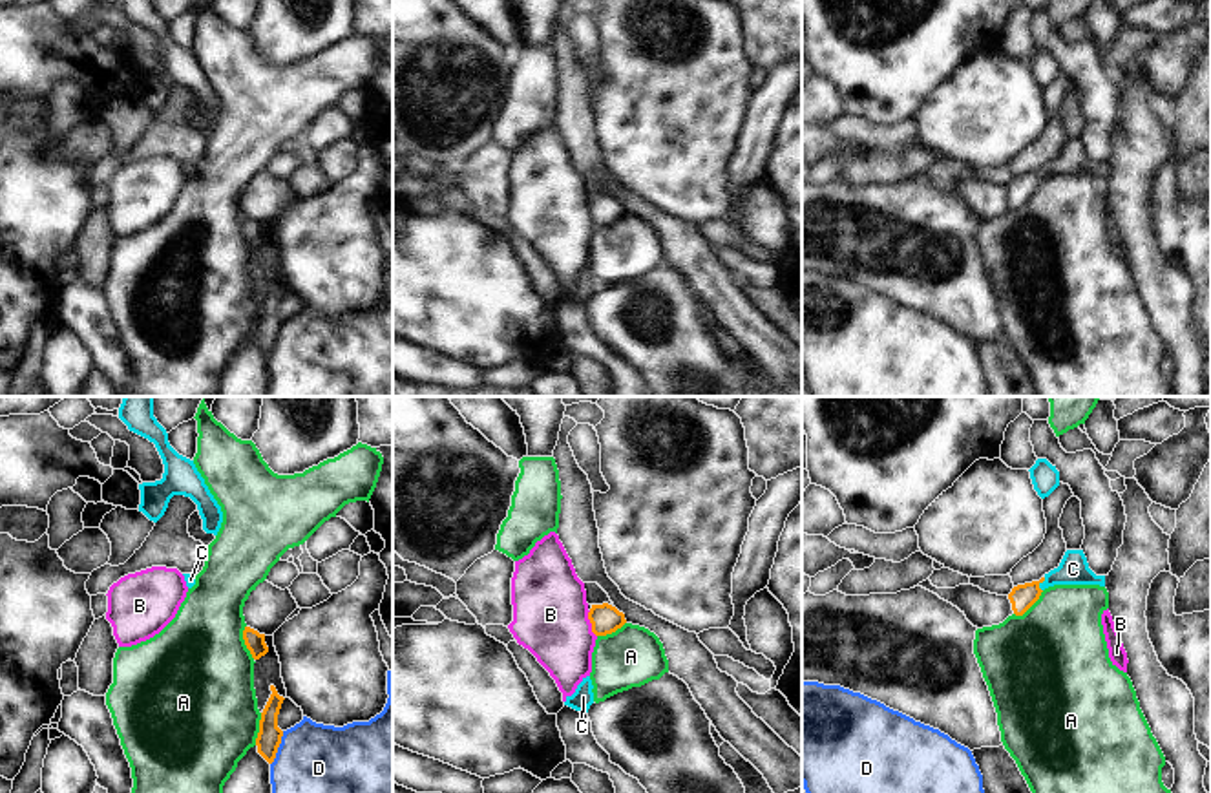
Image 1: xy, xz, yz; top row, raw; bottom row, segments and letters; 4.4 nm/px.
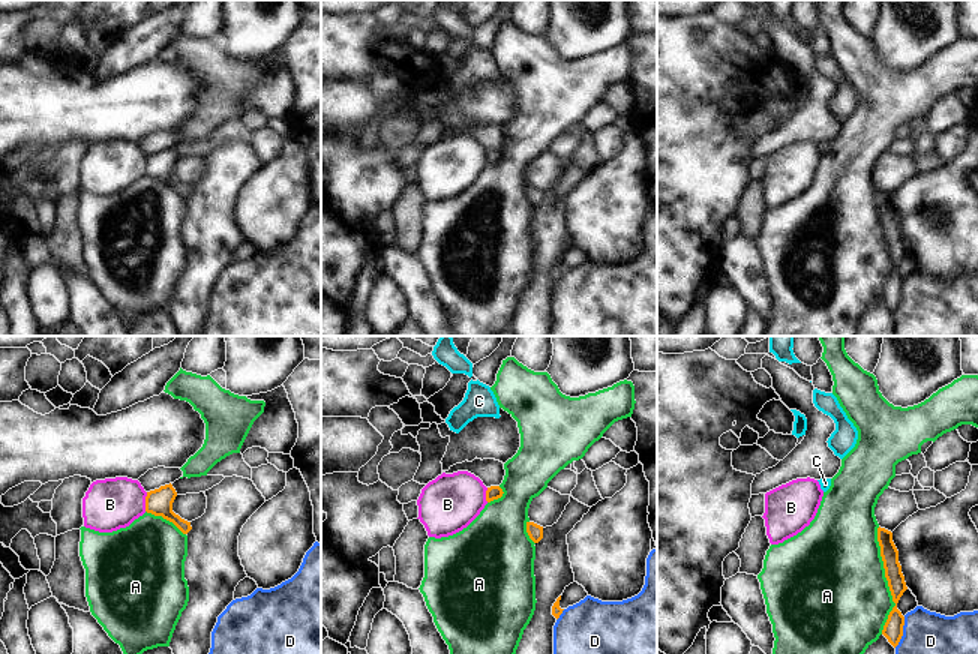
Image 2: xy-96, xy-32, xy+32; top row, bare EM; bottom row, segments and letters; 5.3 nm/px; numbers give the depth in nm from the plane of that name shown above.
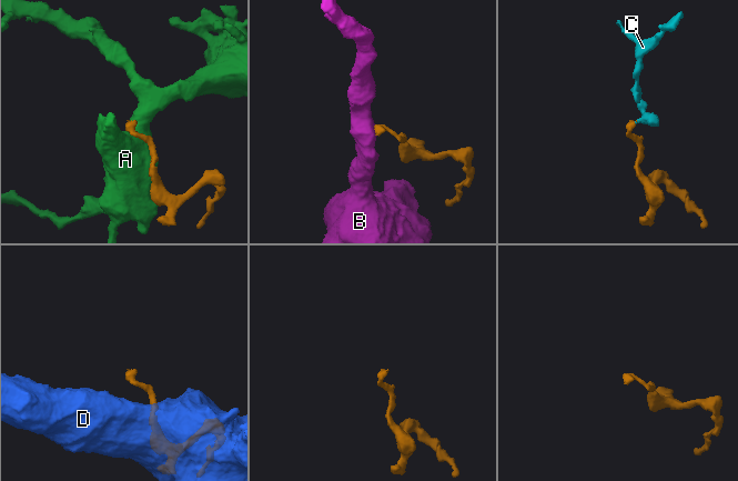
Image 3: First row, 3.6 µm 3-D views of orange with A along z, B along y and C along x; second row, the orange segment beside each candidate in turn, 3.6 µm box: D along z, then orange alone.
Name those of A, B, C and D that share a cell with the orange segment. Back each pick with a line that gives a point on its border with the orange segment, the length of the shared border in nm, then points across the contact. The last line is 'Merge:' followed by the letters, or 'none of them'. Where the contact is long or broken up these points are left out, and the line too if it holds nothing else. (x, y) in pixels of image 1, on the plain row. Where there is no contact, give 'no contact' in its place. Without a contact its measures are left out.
C: meets orange in yz at (1038, 176); contact 70 nm long; runs through yz (1023, 187), (1038, 176), (1073, 159)
Merge: C

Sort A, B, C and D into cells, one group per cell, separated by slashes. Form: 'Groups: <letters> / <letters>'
Groups: A / B / C / D

